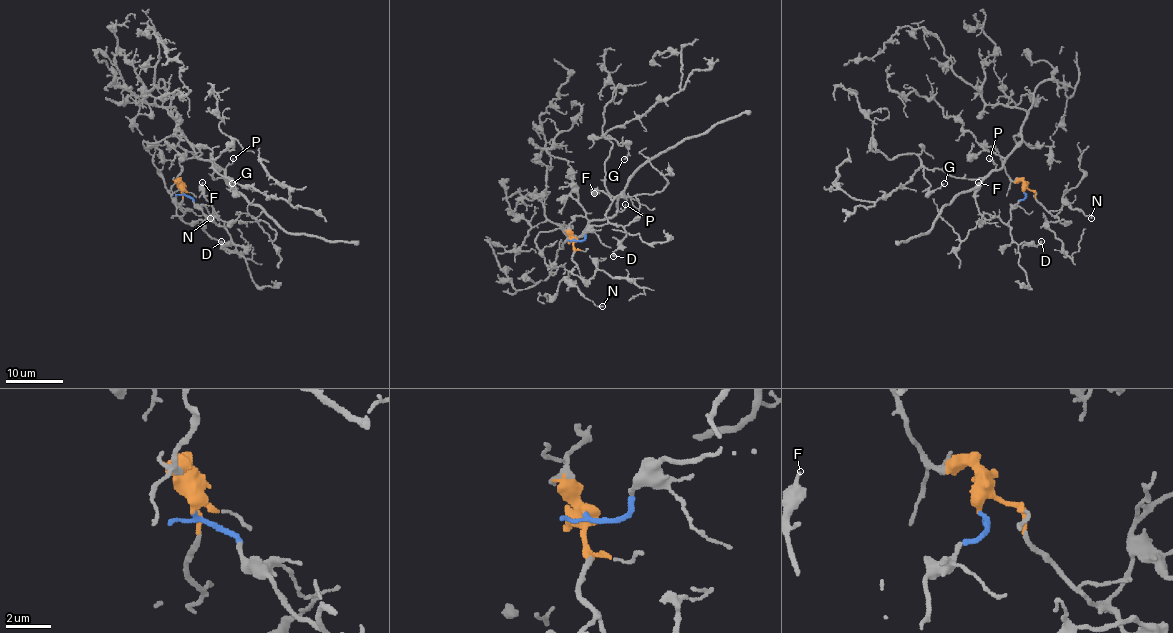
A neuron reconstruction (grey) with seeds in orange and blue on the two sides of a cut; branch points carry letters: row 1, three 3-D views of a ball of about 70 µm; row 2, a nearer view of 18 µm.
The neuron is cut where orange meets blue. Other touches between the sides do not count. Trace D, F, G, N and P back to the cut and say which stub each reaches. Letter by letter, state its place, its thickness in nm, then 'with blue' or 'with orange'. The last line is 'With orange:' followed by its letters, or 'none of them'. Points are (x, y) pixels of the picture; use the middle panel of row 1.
D: (613, 256) | 170 nm | with blue
F: (594, 193) | 320 nm | with blue
G: (624, 159) | 150 nm | with orange
N: (602, 306) | 160 nm | with orange
P: (625, 204) | 140 nm | with orange
With orange: G, N, P

